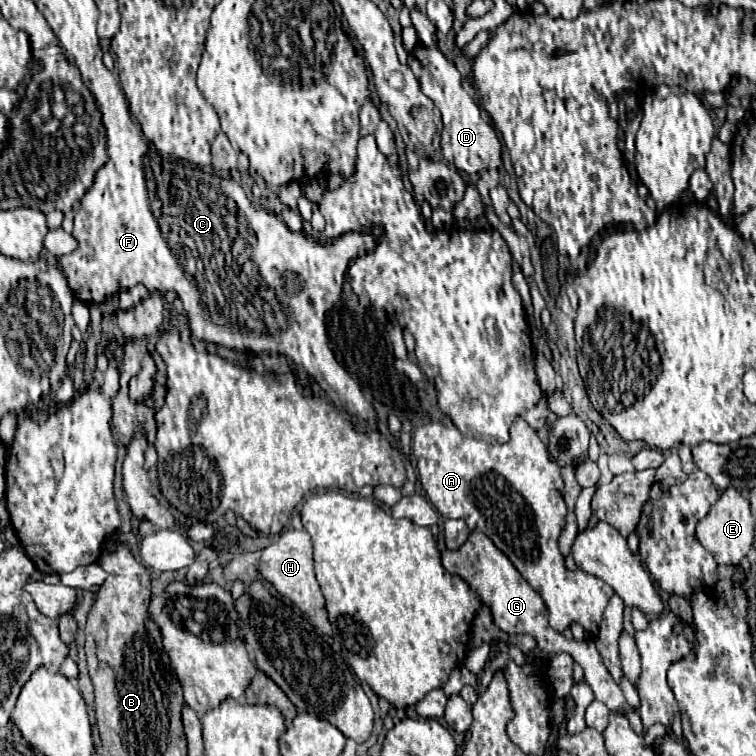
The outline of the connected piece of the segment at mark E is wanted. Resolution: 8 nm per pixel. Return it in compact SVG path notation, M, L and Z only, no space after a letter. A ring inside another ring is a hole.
M728 487L712 505L710 513L696 525L696 537L702 547L712 553L718 565L738 565L748 555L754 541L754 517L750 515L748 499L744 499L734 487Z

